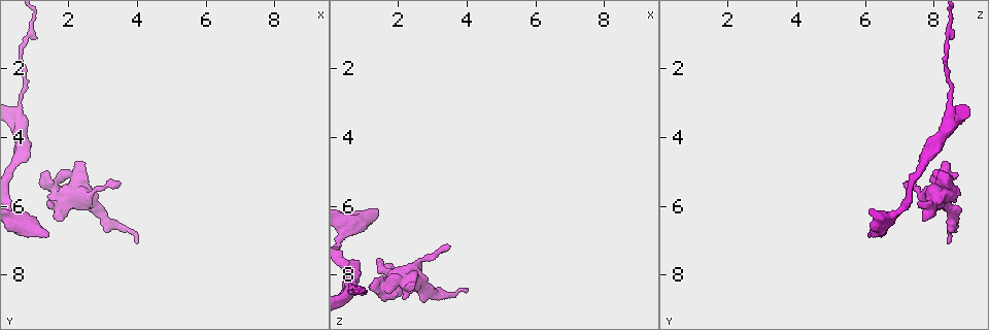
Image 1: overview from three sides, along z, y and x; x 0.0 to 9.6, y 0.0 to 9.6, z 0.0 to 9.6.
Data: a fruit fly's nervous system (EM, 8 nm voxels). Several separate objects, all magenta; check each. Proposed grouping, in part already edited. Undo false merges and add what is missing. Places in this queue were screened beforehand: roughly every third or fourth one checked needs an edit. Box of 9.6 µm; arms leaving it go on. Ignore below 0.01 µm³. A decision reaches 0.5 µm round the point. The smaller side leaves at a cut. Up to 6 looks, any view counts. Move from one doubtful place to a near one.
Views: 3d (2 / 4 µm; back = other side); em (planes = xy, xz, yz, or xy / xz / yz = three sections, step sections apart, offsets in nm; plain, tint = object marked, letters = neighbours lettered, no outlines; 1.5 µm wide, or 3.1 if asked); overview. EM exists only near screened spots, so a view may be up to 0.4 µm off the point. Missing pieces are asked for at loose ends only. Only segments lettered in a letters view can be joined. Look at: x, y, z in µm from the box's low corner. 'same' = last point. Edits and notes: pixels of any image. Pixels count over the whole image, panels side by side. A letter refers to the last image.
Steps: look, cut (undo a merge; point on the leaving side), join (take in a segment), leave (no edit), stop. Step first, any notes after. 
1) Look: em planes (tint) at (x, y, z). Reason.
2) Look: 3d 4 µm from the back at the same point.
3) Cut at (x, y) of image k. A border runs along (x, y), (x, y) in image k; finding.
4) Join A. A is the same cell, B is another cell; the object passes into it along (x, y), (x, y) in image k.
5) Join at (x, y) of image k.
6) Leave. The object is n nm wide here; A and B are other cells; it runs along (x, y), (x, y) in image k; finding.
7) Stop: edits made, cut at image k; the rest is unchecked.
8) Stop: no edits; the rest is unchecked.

Look: em planes (tint) at (1.80, 6.45, 7.65). An open end.

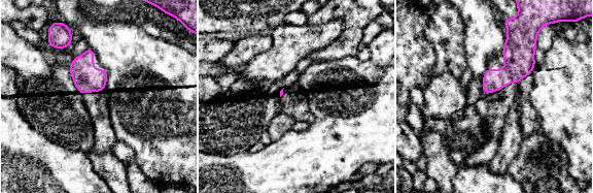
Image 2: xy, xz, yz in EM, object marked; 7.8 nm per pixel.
Look: em planes (letters) at the same point. See the neighbours.

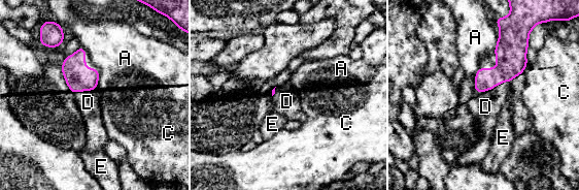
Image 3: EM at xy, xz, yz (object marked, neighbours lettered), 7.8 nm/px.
Join at (485, 106) of image 3. D is the same cell, A, C and E are other cells; the object passes into it along (511, 62), (492, 88), (485, 106) in image 3; it goes on there.

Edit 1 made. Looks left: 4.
Look: overview. Redraw.

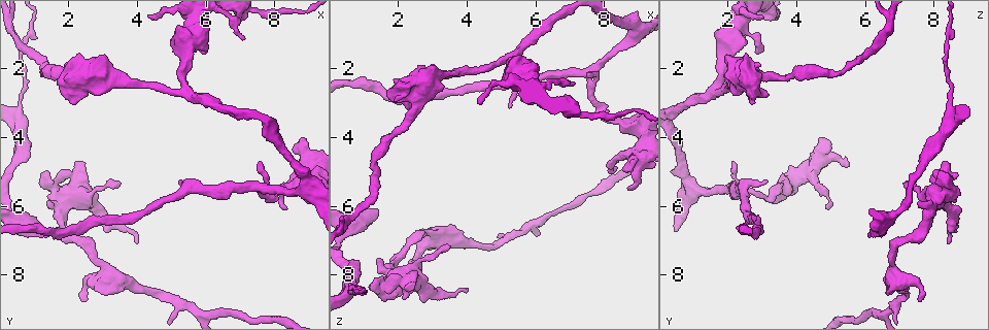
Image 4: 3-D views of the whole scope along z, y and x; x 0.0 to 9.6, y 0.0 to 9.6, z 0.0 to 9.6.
Look: em xz step 8 (letters) at (1.40, 6.85, 6.15). Thick end.

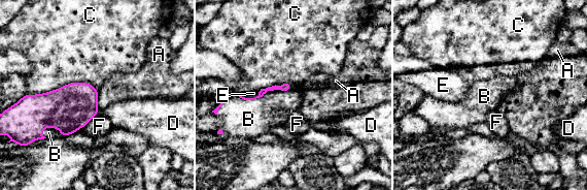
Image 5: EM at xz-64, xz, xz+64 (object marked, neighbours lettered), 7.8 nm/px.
Join at (248, 119) of image 5. B is the same cell, A, C, D, E and F are other cells; the object passes into it along (285, 87), (266, 93), (248, 119) in image 5; the neuron continues.

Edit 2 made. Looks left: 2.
Look: overview. See it whole again.

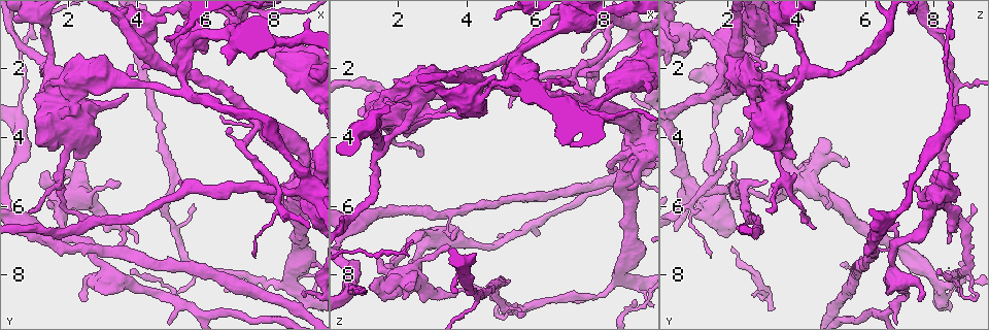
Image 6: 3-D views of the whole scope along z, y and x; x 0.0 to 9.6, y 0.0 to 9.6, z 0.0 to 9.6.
Look: em planes (letters) at (4.00, 7.05, 8.45). An open end.

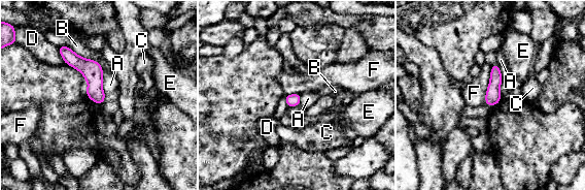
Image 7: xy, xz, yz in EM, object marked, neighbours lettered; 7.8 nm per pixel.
Leave. The object is 100 nm wide here; the longest contact is with B, 400 nm; A, B, C, D, E and F are other cells; no lettered segment goes on from it.

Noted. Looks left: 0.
Stop: edits made, join at image 3, join at image 5; the rest is unchecked.

